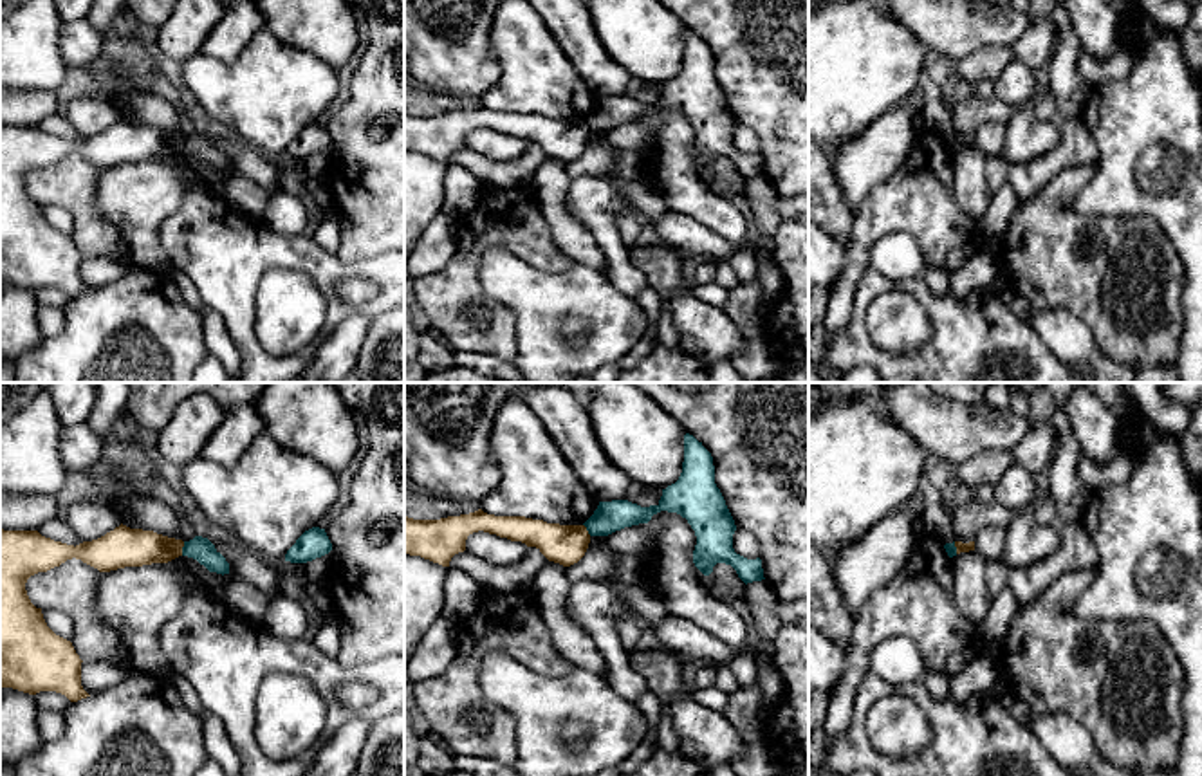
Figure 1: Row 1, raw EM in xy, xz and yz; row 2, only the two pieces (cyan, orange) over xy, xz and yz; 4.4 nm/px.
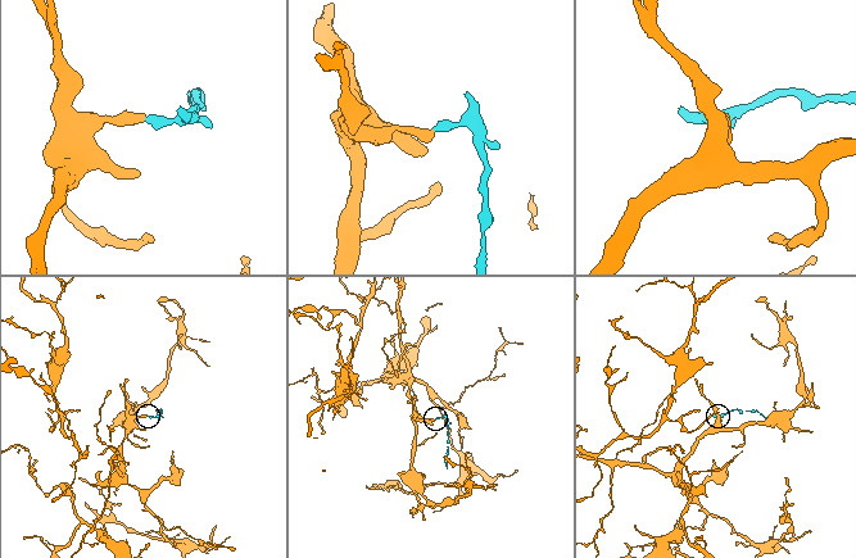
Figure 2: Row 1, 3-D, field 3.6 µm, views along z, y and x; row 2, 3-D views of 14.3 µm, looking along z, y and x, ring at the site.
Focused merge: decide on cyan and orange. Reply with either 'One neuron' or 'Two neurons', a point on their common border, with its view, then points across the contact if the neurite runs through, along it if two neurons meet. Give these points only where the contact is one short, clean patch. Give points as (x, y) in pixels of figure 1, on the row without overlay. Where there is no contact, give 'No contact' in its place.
Two neurons. Touches cyan at xy (183, 145). Boundary: xy (184, 138), (181, 150)

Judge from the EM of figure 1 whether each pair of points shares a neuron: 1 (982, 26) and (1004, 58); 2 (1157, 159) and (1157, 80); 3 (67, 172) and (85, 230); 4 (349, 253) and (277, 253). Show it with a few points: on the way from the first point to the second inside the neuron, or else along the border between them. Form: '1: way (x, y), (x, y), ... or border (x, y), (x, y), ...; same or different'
1: border (1011, 46), (988, 46), (955, 62); different
2: way (1157, 139), (1157, 100); same
3: way (73, 186), (85, 215); same
4: border (379, 251), (351, 262), (343, 262), (336, 255); different

